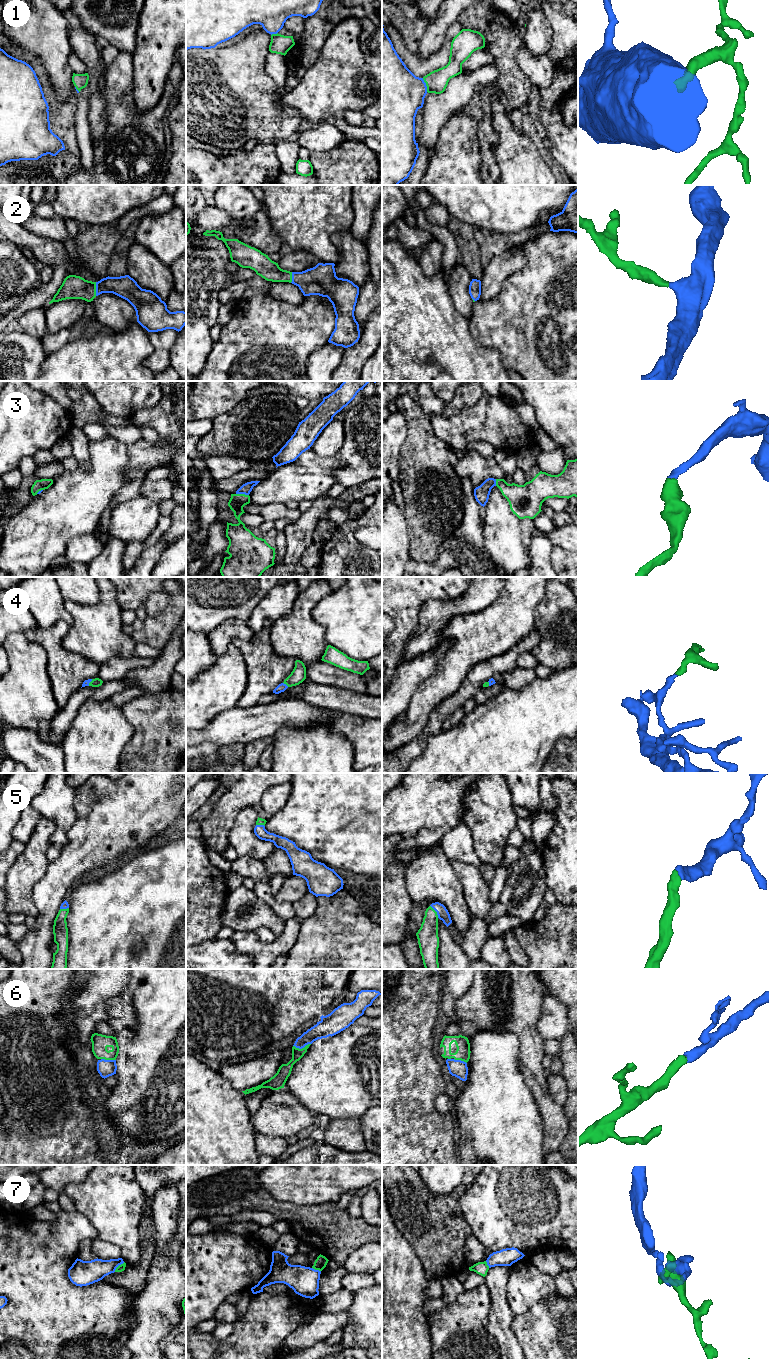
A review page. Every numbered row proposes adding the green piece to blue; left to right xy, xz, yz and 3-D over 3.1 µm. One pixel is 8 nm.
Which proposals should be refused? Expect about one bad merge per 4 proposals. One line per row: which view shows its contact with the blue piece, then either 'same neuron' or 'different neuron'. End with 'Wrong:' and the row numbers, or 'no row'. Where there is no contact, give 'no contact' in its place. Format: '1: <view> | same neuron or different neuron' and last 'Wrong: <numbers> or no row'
1: yz | same neuron
2: xy | same neuron
3: xz | same neuron
4: xz | same neuron
5: yz | same neuron
6: xz | same neuron
7: xy | different neuron
Wrong: 7

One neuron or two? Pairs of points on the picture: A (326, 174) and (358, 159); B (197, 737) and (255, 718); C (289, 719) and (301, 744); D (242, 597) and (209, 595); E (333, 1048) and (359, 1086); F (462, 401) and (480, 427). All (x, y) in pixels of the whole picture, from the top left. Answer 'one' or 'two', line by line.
A: one
B: one
C: two
D: one
E: one
F: two

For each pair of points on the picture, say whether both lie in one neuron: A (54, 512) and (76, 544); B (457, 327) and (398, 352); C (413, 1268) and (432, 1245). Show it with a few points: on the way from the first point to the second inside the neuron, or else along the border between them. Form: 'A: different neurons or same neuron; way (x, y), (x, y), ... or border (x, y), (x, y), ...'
A: different neurons; border (83, 534), (74, 536), (69, 541), (65, 554)
B: same neuron; way (442, 334), (413, 350)
C: different neurons; border (407, 1240), (426, 1270)

